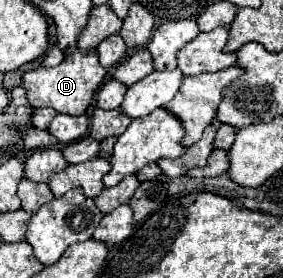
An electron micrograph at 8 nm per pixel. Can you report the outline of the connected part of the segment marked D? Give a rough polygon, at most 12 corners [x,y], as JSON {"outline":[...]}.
{"outline":[[96,50],[22,74],[32,108],[80,116],[106,78]]}

